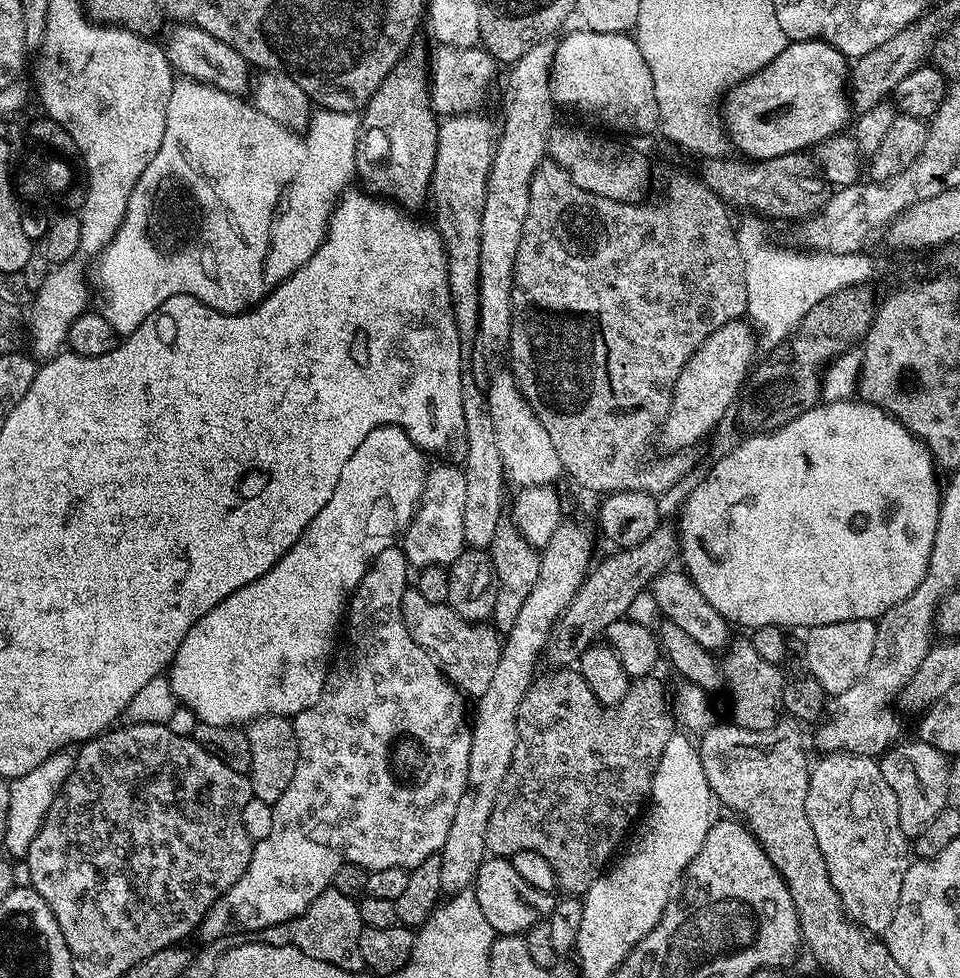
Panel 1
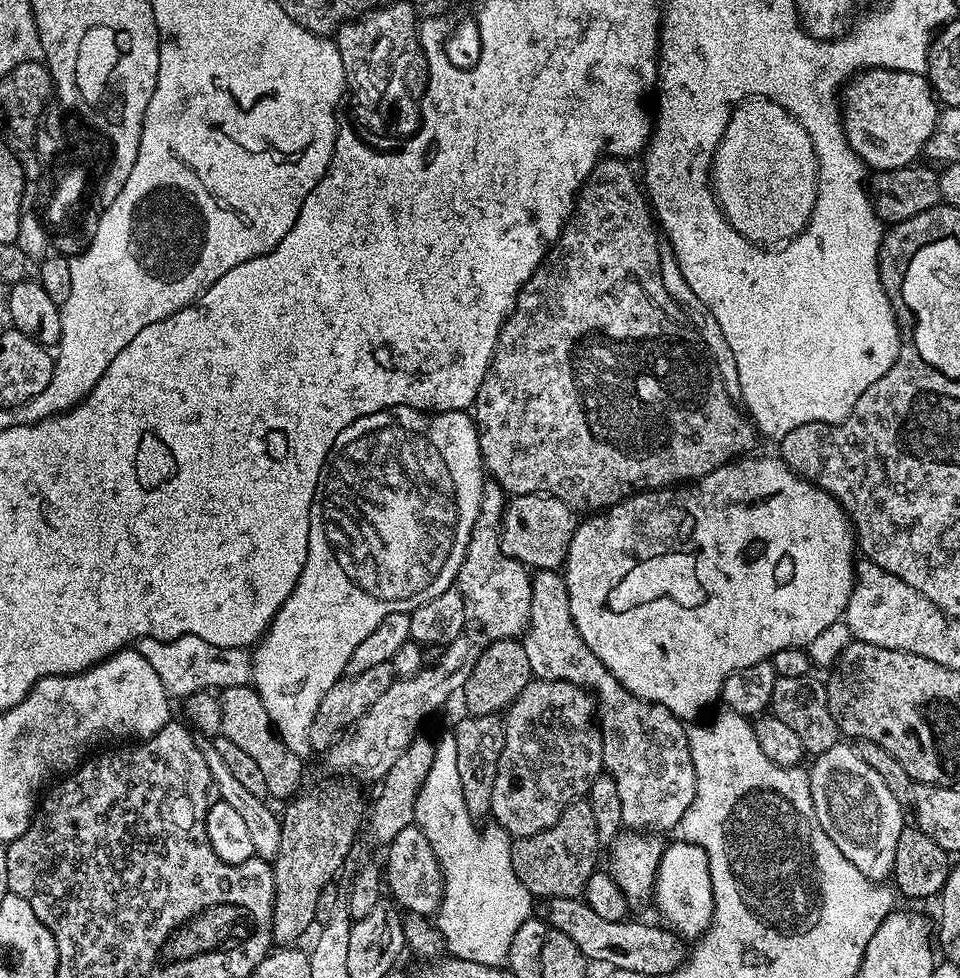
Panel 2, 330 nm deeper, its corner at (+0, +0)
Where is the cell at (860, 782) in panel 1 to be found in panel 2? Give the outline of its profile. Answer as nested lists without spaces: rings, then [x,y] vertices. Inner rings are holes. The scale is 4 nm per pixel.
[[[841,742],[835,744],[830,750],[826,750],[820,756],[811,761],[812,768],[808,772],[810,782],[810,794],[814,798],[814,810],[822,830],[830,834],[830,842],[866,874],[866,878],[877,882],[889,879],[894,870],[894,854],[898,851],[898,838],[906,826],[902,801],[882,782],[882,774],[878,770],[870,770],[866,762],[862,762],[859,751],[851,743]]]

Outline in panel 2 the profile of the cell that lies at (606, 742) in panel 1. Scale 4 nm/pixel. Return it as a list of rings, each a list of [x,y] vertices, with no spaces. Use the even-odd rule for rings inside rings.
[[[587,799],[577,800],[564,811],[558,822],[554,822],[554,826],[538,834],[521,836],[513,843],[514,874],[518,874],[518,882],[522,882],[522,886],[526,886],[534,898],[544,896],[545,901],[577,898],[583,893],[590,874],[597,871],[596,859],[600,851],[602,845],[598,838],[594,810],[588,805]]]

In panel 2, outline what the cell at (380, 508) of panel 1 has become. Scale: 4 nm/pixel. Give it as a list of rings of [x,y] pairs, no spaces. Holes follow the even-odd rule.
[[[398,406],[397,408],[387,408],[386,410],[378,410],[374,414],[366,414],[362,418],[358,418],[350,426],[346,426],[346,430],[342,430],[338,434],[338,438],[334,442],[334,446],[328,455],[328,461],[324,463],[324,472],[320,475],[320,481],[316,487],[316,493],[312,499],[310,506],[310,538],[308,539],[308,549],[306,550],[306,562],[302,566],[302,574],[298,578],[298,582],[294,586],[294,590],[290,594],[290,598],[286,598],[286,602],[282,602],[282,606],[278,610],[278,614],[273,618],[272,624],[269,626],[260,643],[251,649],[252,657],[252,683],[251,687],[256,689],[256,693],[262,698],[262,706],[266,706],[266,714],[270,718],[272,728],[276,735],[280,737],[287,748],[294,750],[294,754],[298,754],[301,758],[308,758],[313,755],[312,743],[310,742],[310,726],[314,723],[314,714],[318,714],[318,706],[322,703],[322,698],[326,698],[326,690],[330,690],[330,686],[334,686],[342,679],[348,671],[348,663],[350,662],[350,654],[354,654],[354,650],[358,650],[358,645],[366,642],[366,638],[370,638],[370,634],[374,634],[374,630],[378,630],[378,626],[382,623],[382,618],[386,618],[386,614],[394,614],[395,612],[412,613],[418,606],[422,606],[426,602],[430,602],[430,598],[438,598],[447,590],[453,587],[456,582],[456,571],[460,568],[462,558],[466,554],[466,546],[470,542],[470,534],[474,530],[474,522],[478,518],[478,510],[480,503],[484,497],[484,485],[486,483],[486,469],[484,460],[480,457],[480,434],[476,431],[476,421],[467,411],[462,412],[438,412],[429,414],[418,408],[407,408],[406,406]]]

